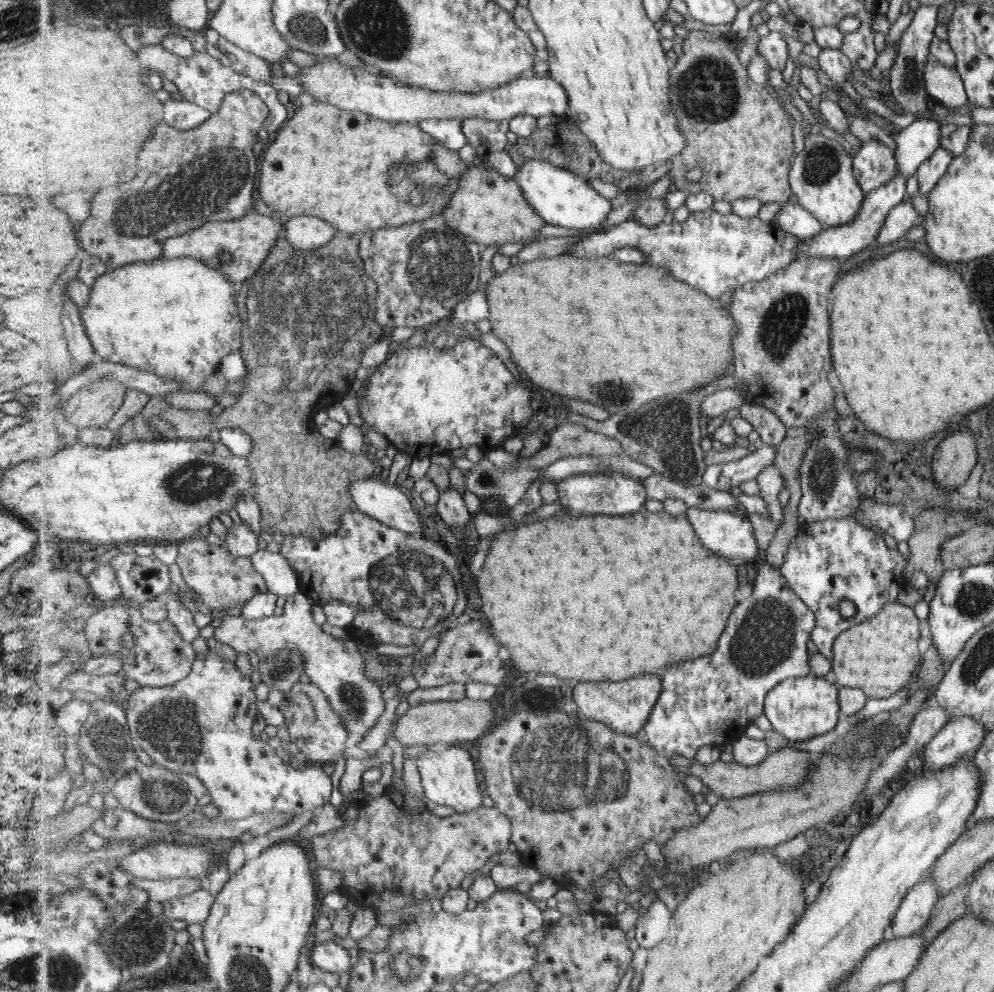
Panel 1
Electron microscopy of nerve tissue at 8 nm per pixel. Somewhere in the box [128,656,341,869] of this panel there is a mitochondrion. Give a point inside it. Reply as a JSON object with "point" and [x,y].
{"point":[172,728]}

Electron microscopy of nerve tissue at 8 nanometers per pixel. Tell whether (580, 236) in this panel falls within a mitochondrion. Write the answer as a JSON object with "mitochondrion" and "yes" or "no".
{"mitochondrion":"no"}

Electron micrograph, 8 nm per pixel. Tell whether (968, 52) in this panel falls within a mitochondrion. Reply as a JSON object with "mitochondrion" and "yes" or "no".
{"mitochondrion":"no"}

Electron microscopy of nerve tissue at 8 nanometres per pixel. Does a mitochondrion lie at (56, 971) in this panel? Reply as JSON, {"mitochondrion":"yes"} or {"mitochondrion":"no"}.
{"mitochondrion":"yes"}

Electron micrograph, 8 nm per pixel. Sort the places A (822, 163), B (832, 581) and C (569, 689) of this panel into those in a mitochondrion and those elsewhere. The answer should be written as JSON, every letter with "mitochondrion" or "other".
{"A":"mitochondrion","B":"other","C":"other"}

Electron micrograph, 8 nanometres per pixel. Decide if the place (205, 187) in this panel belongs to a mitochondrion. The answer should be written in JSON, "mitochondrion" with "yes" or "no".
{"mitochondrion":"yes"}

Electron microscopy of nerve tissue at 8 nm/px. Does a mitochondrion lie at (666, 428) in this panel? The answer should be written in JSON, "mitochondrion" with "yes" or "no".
{"mitochondrion":"yes"}

